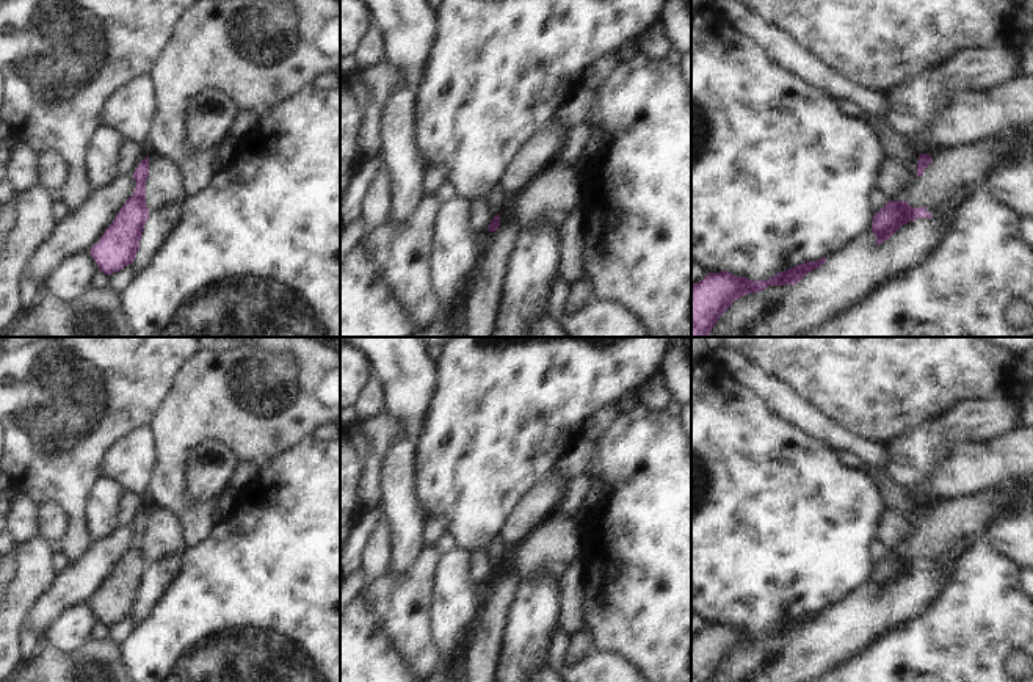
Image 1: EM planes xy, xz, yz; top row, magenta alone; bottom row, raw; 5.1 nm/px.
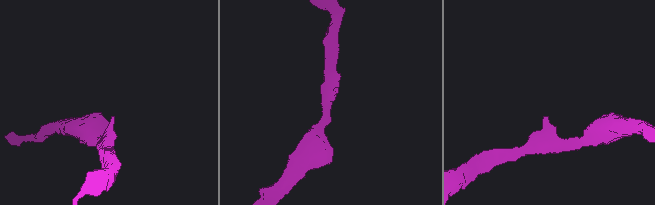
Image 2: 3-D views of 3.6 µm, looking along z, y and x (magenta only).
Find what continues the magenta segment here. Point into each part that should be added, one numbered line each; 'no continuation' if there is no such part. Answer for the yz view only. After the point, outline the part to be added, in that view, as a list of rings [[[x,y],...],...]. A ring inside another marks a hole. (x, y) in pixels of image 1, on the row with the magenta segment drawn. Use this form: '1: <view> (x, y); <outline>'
1: yz (898, 146); [[[867,113],[862,116],[862,119],[876,133],[890,158],[898,160],[909,172],[917,171],[920,152],[912,146],[911,140],[892,130],[886,122],[870,118]]]

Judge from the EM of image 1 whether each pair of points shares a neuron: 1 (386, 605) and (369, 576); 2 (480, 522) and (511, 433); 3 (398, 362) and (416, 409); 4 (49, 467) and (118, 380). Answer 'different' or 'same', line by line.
1: different
2: same
3: same
4: same

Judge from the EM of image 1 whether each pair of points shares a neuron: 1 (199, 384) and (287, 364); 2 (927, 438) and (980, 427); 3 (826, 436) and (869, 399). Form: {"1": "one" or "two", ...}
{"1": "one", "2": "one", "3": "two"}

